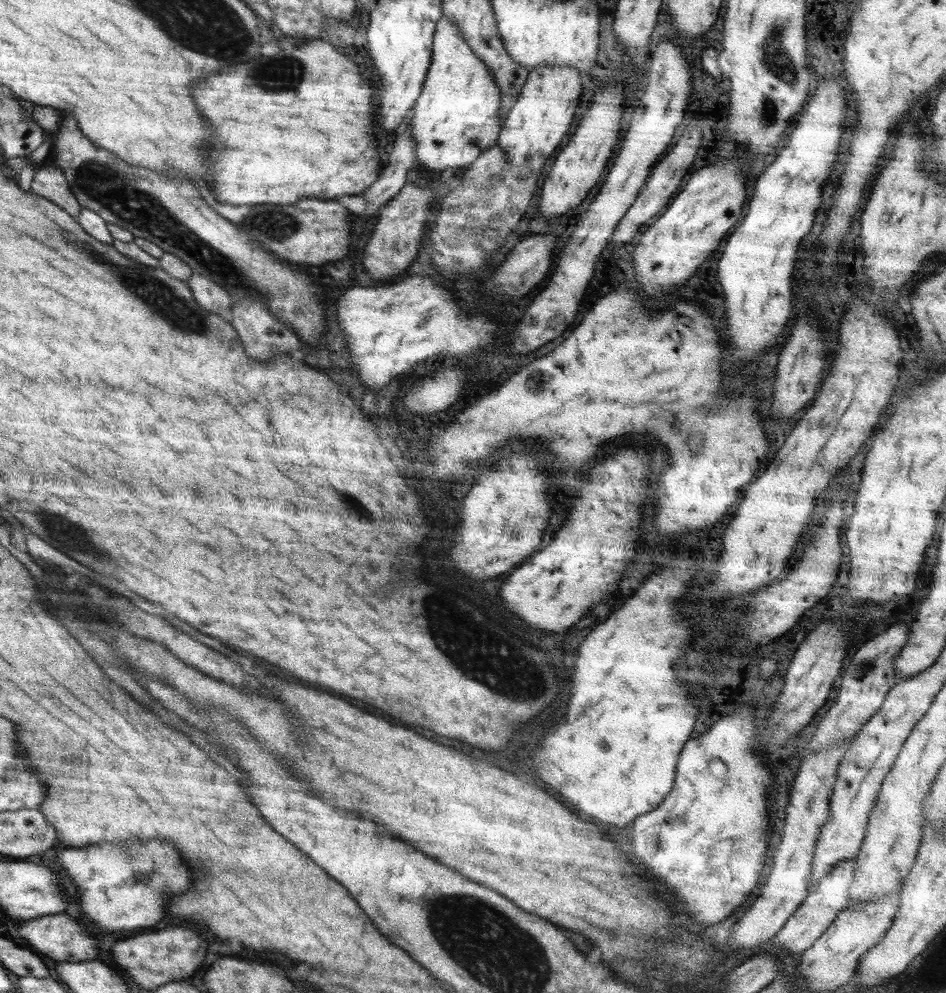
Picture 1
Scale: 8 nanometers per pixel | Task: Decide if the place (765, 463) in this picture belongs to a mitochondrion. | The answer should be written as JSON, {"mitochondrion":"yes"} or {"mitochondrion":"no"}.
{"mitochondrion":"no"}

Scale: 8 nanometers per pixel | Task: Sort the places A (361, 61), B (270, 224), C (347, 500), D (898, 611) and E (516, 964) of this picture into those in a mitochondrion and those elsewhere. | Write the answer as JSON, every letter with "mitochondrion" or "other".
{"A":"other","B":"mitochondrion","C":"mitochondrion","D":"other","E":"mitochondrion"}

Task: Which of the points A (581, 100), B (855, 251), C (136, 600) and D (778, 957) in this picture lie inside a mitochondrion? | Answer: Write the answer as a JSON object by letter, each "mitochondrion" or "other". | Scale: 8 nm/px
{"A":"other","B":"other","C":"other","D":"other"}

